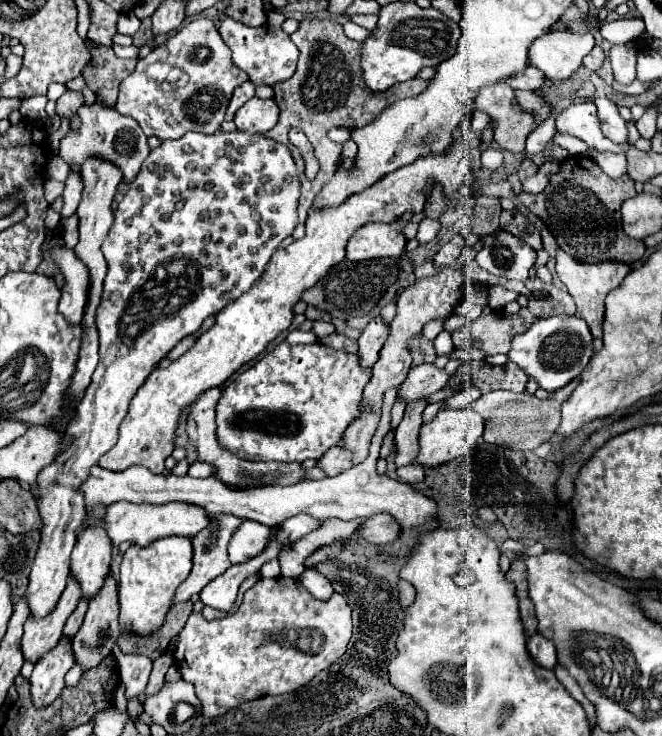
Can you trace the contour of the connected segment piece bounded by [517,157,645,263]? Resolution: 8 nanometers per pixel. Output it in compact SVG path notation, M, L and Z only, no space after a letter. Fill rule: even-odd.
M571 157L561 163L561 171L551 179L543 193L519 193L519 201L539 215L545 225L555 235L559 247L577 257L583 263L601 261L623 261L635 263L645 255L645 245L641 241L629 239L621 227L621 205L625 199L635 197L635 183L631 177L611 179L603 169L589 157Z

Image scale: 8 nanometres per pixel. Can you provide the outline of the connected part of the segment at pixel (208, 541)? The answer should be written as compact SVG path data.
M219 513L213 515L213 519L221 519L221 523L217 523L217 527L209 527L209 531L205 533L201 531L201 535L193 539L193 569L189 577L177 587L173 605L191 599L209 581L213 581L217 575L231 567L227 557L227 543L229 535L233 535L243 519L231 513Z

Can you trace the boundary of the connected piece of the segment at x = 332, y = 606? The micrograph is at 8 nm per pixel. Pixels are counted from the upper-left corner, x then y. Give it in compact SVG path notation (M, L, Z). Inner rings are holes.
M261 577L249 591L245 591L237 613L215 621L205 621L201 613L191 613L183 631L179 633L173 659L181 671L183 681L195 685L197 697L203 705L203 715L219 717L245 701L253 701L265 695L283 695L303 687L319 671L327 669L345 653L345 647L351 639L351 629L351 607L345 603L341 593L333 593L329 601L319 603L309 595L309 591L301 587L299 579Z

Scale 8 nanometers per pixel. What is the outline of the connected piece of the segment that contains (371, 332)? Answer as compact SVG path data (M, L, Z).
M379 315L373 317L359 337L359 357L363 367L373 367L377 363L379 351L387 337L389 337L389 325L385 325Z

